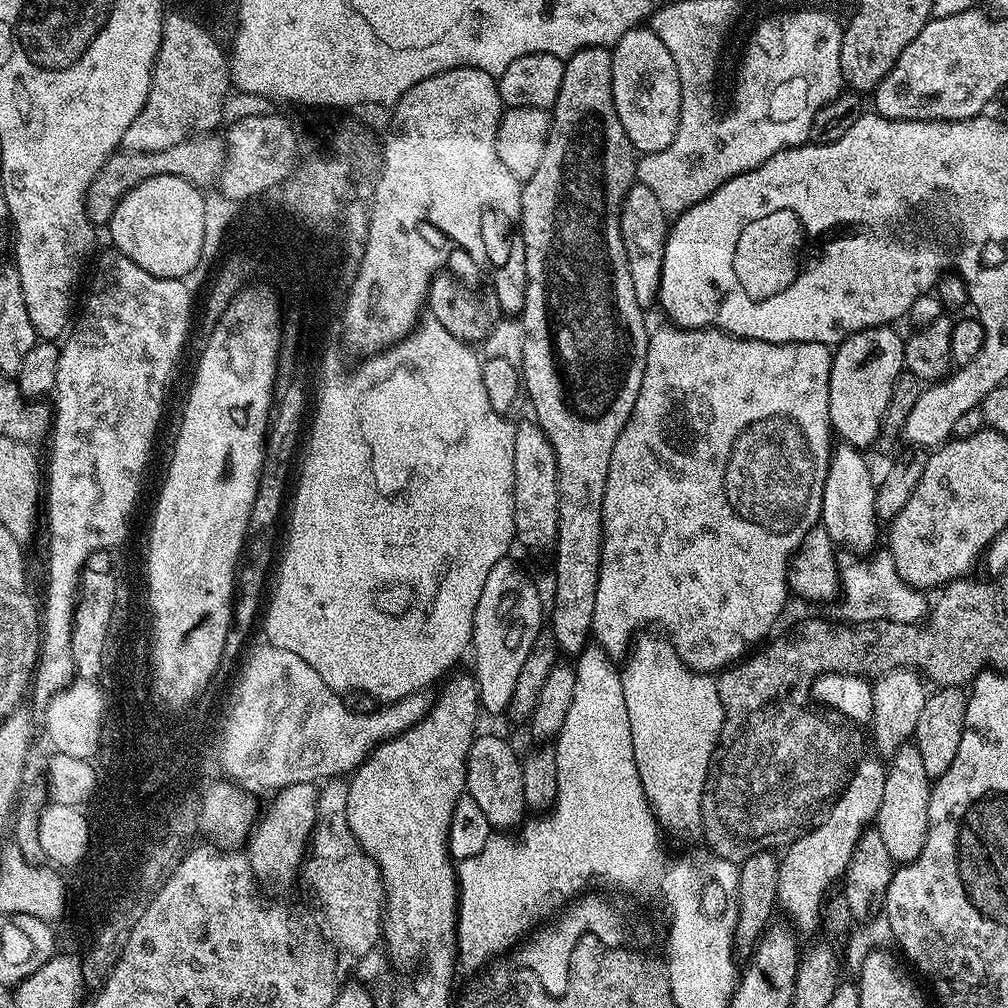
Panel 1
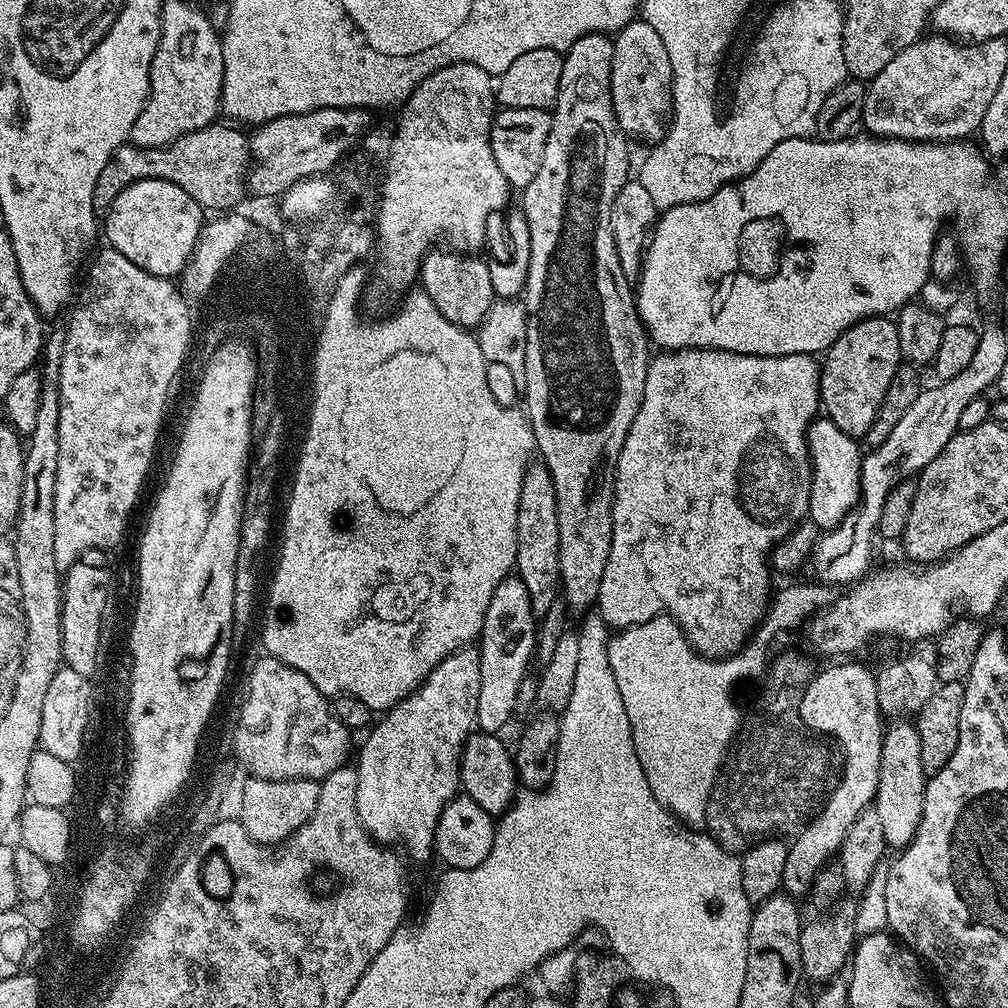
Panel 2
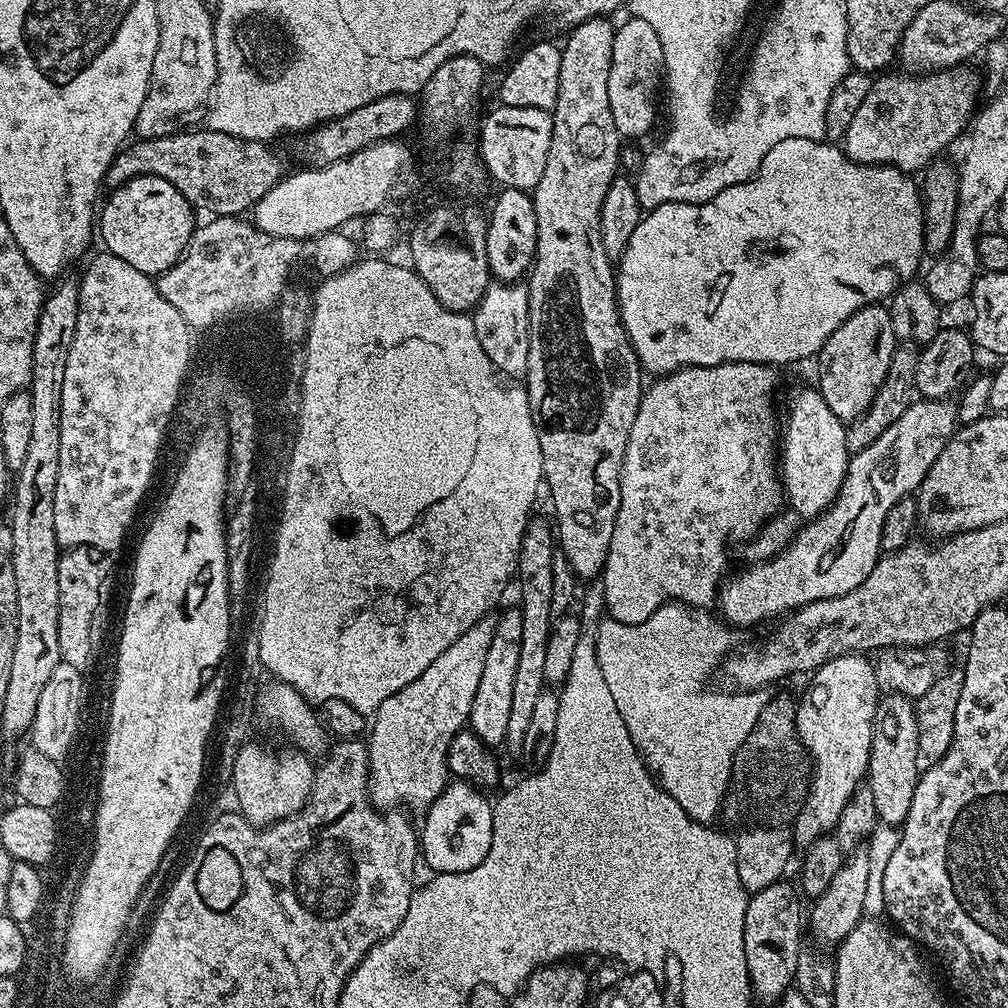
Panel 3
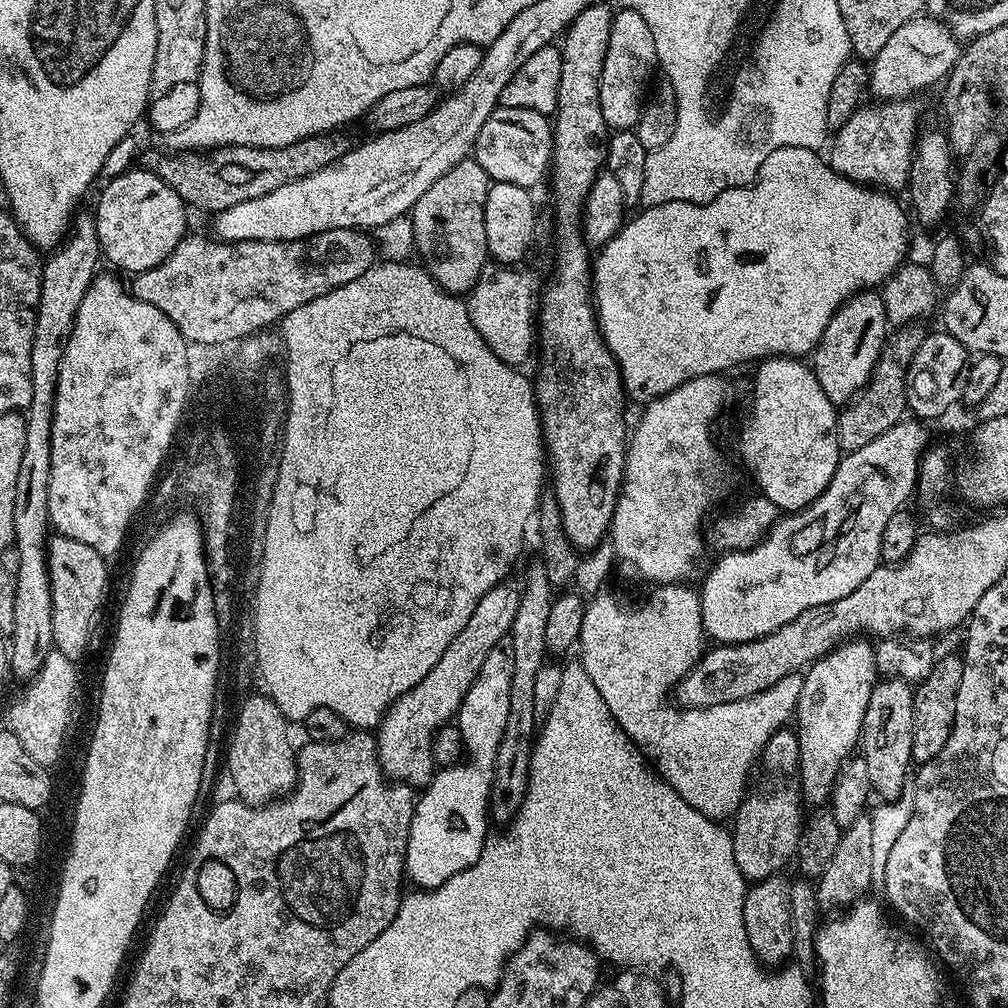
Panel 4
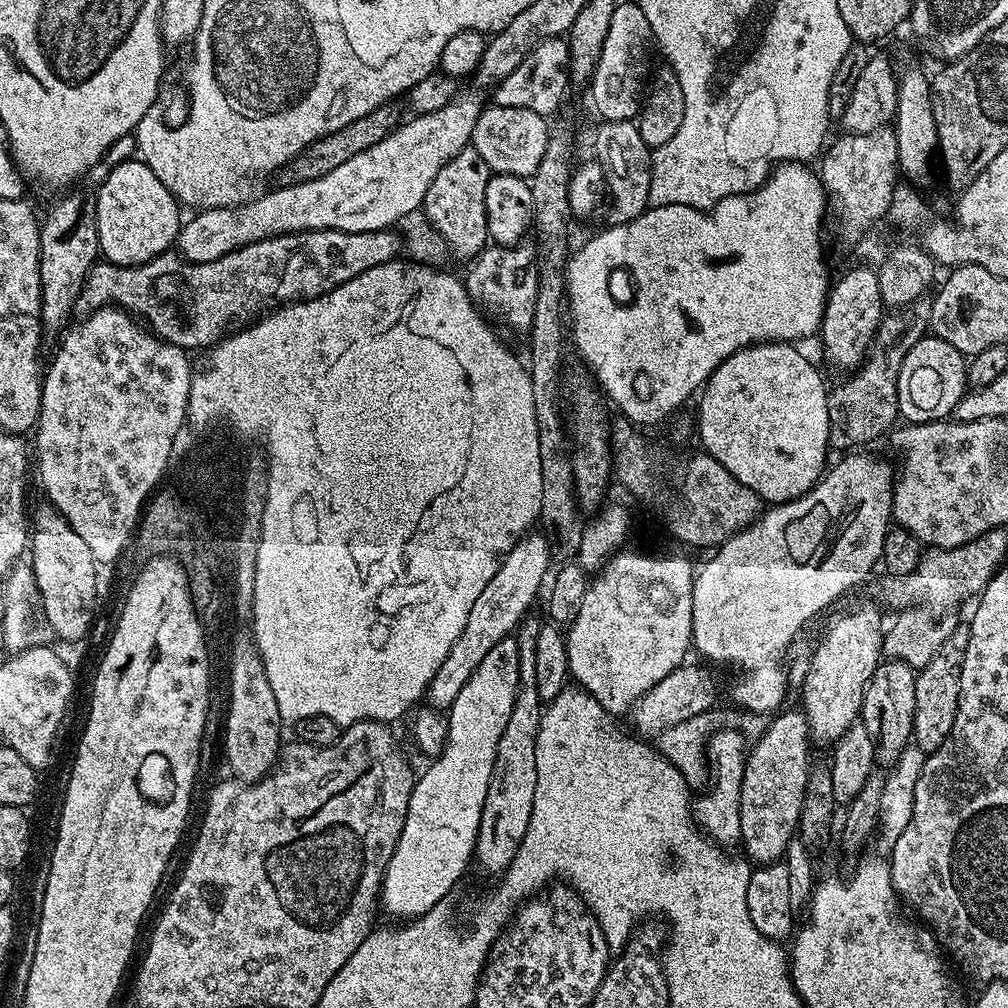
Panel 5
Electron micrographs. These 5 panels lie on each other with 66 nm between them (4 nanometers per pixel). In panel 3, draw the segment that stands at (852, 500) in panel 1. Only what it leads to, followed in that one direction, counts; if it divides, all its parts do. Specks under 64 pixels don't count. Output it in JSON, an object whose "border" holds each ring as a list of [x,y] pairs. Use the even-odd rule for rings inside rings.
{"border":[[[815,387],[798,389],[788,408],[788,425],[785,428],[783,425],[782,443],[778,448],[778,475],[782,481],[787,507],[803,518],[815,518],[836,501],[836,495],[846,478],[850,459],[846,446],[848,429],[845,421],[840,420],[838,414],[830,410],[830,406],[826,406],[826,398],[822,398],[822,394]]]}

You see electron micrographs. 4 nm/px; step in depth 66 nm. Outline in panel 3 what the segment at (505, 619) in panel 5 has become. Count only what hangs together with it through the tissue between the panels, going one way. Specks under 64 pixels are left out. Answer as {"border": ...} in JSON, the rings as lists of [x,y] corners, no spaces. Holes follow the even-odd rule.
{"border":[[[491,615],[483,616],[466,634],[458,638],[450,646],[450,650],[442,650],[430,667],[422,670],[410,686],[402,686],[398,694],[390,694],[382,706],[371,717],[370,731],[366,736],[368,745],[368,797],[377,809],[384,810],[389,806],[404,806],[427,809],[442,794],[442,790],[450,783],[448,770],[448,750],[452,736],[458,734],[469,723],[468,715],[474,702],[474,694],[478,694],[478,681],[482,679],[482,670],[486,666],[486,654],[490,654],[490,646],[494,642],[496,620]]]}

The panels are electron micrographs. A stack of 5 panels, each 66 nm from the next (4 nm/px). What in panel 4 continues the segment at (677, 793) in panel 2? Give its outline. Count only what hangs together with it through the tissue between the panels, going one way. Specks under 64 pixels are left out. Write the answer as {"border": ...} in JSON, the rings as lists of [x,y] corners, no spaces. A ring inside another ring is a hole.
{"border":[[[687,583],[678,584],[662,584],[653,587],[652,593],[648,596],[648,604],[640,604],[637,608],[631,608],[628,604],[623,604],[614,593],[609,590],[600,591],[597,596],[591,597],[587,601],[584,609],[584,617],[582,618],[582,630],[580,631],[580,639],[578,641],[578,662],[583,665],[586,674],[590,674],[590,680],[594,682],[594,686],[598,686],[598,694],[602,694],[602,698],[606,702],[606,706],[610,710],[610,714],[618,722],[618,726],[625,734],[632,739],[633,744],[644,753],[645,757],[654,765],[655,771],[663,780],[668,783],[674,790],[678,790],[678,794],[685,802],[690,802],[690,806],[694,806],[694,810],[698,810],[698,814],[702,814],[706,818],[717,822],[724,822],[735,817],[736,812],[740,808],[740,801],[746,795],[746,787],[744,788],[744,775],[748,772],[748,767],[752,764],[752,759],[759,757],[763,753],[766,742],[772,735],[781,731],[785,727],[784,724],[793,719],[798,706],[798,698],[802,698],[802,682],[803,675],[800,672],[794,674],[786,674],[786,678],[782,678],[778,682],[774,682],[765,692],[760,692],[756,696],[751,696],[745,700],[738,702],[726,702],[725,704],[716,703],[709,708],[681,708],[675,703],[669,702],[664,704],[664,695],[671,693],[676,685],[680,683],[681,678],[699,662],[700,657],[706,651],[706,633],[704,631],[704,623],[702,622],[702,606],[700,605],[700,593],[695,587],[689,586]]]}

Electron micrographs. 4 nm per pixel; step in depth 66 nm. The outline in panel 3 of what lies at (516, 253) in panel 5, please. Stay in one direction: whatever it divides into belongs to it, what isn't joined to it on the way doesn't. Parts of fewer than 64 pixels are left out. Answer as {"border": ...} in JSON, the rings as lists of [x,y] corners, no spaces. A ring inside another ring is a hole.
{"border":[[[489,283],[471,317],[474,334],[478,334],[478,343],[482,350],[486,350],[486,358],[490,358],[501,377],[512,382],[523,381],[528,374],[530,358],[530,302],[527,283]]]}

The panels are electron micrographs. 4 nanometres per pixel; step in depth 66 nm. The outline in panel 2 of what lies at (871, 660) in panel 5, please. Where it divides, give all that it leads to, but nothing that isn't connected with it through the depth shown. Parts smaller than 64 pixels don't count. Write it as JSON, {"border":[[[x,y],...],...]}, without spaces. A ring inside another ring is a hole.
{"border":[[[852,662],[829,663],[832,664],[829,668],[813,675],[801,694],[800,724],[817,737],[829,736],[840,743],[844,751],[844,769],[836,789],[827,793],[822,811],[788,844],[783,891],[793,898],[800,898],[803,892],[805,895],[811,889],[818,870],[839,853],[845,834],[858,814],[875,801],[878,790],[882,737],[886,727],[878,706],[878,686],[873,669],[864,664],[848,663]]]}

